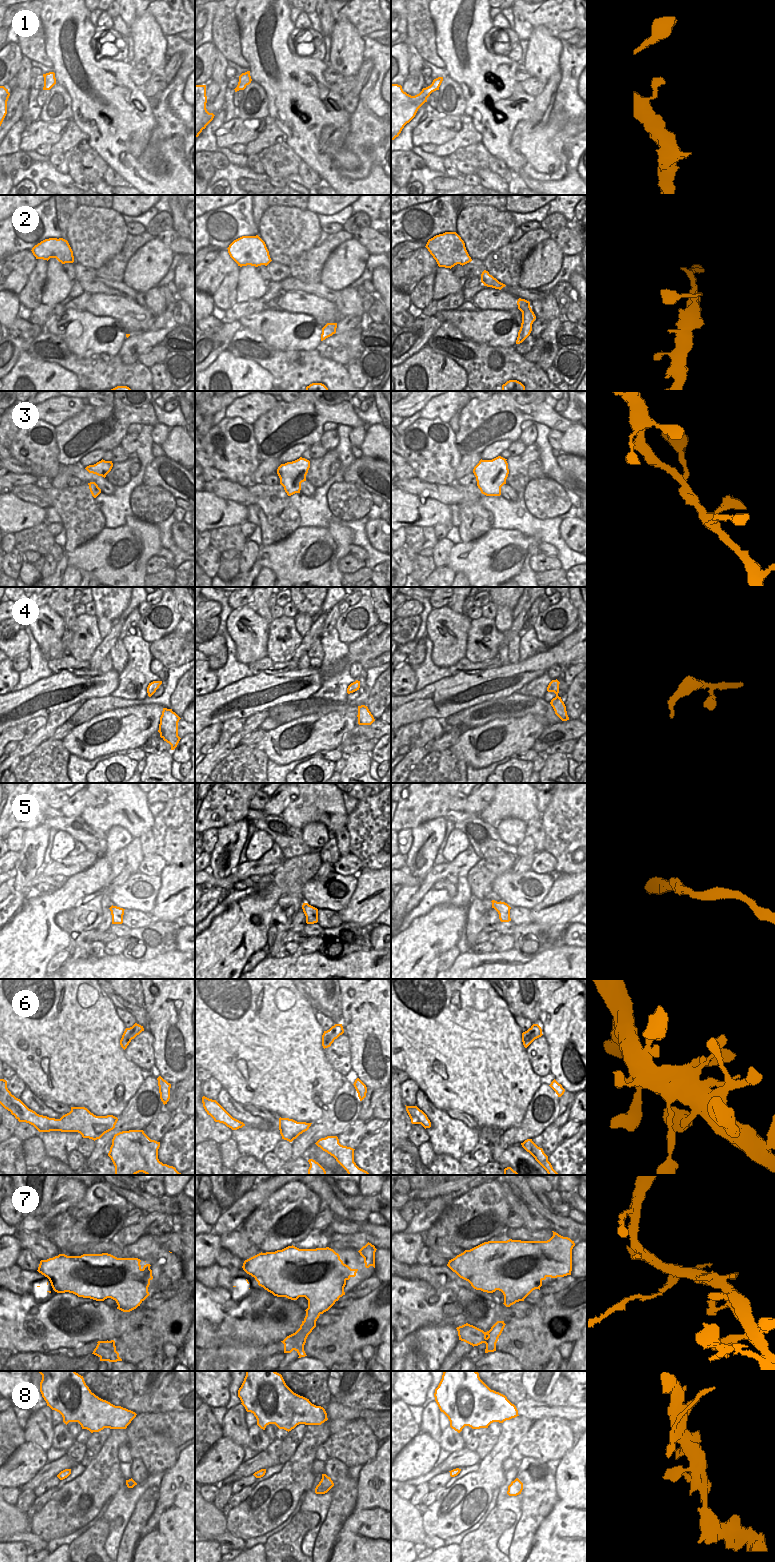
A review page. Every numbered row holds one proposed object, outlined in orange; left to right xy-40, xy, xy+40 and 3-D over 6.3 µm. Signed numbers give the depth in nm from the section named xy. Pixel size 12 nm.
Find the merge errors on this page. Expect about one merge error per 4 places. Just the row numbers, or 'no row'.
2, 7

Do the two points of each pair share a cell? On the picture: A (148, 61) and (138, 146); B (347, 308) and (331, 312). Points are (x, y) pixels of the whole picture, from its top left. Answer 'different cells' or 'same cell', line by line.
A: different cells
B: different cells

